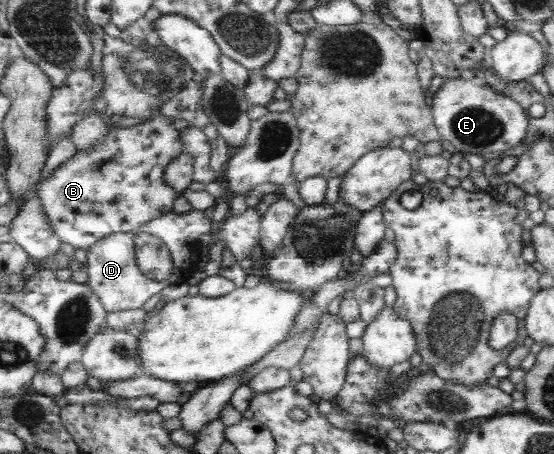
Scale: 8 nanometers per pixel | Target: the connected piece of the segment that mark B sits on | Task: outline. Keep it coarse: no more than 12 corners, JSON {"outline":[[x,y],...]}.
{"outline":[[173,117],[110,127],[36,195],[64,243],[172,213]]}

